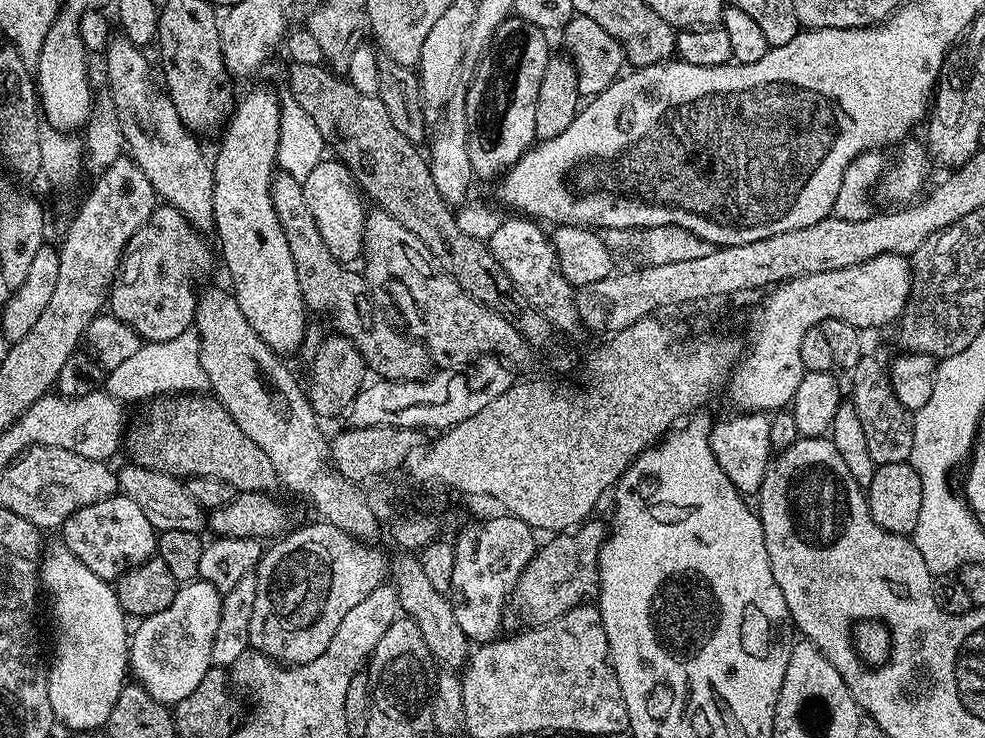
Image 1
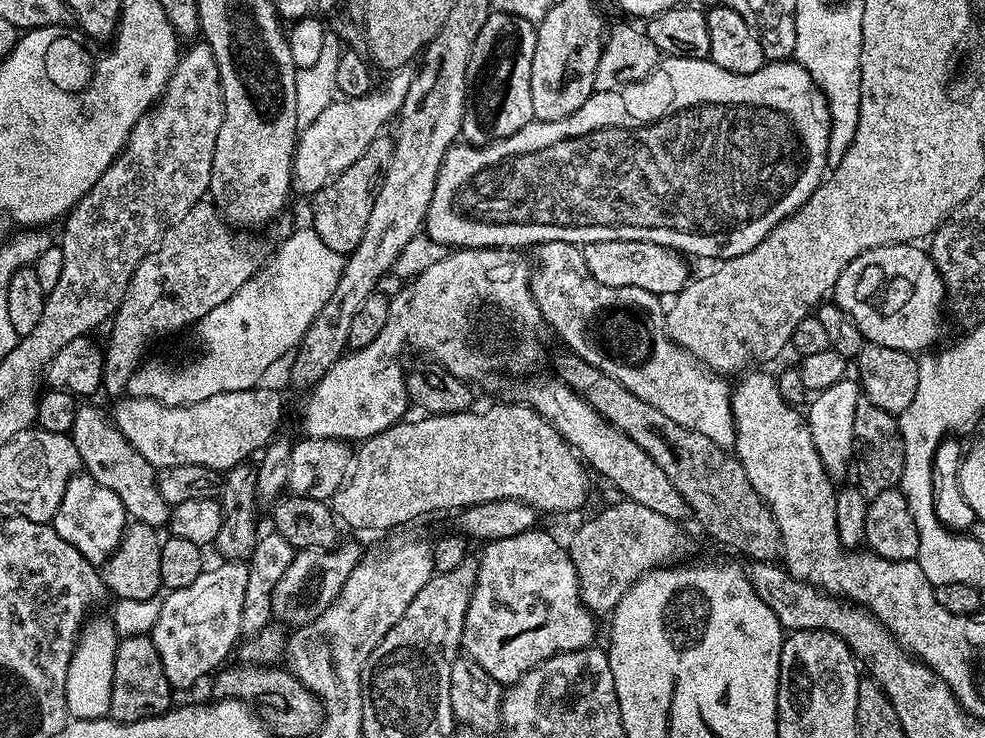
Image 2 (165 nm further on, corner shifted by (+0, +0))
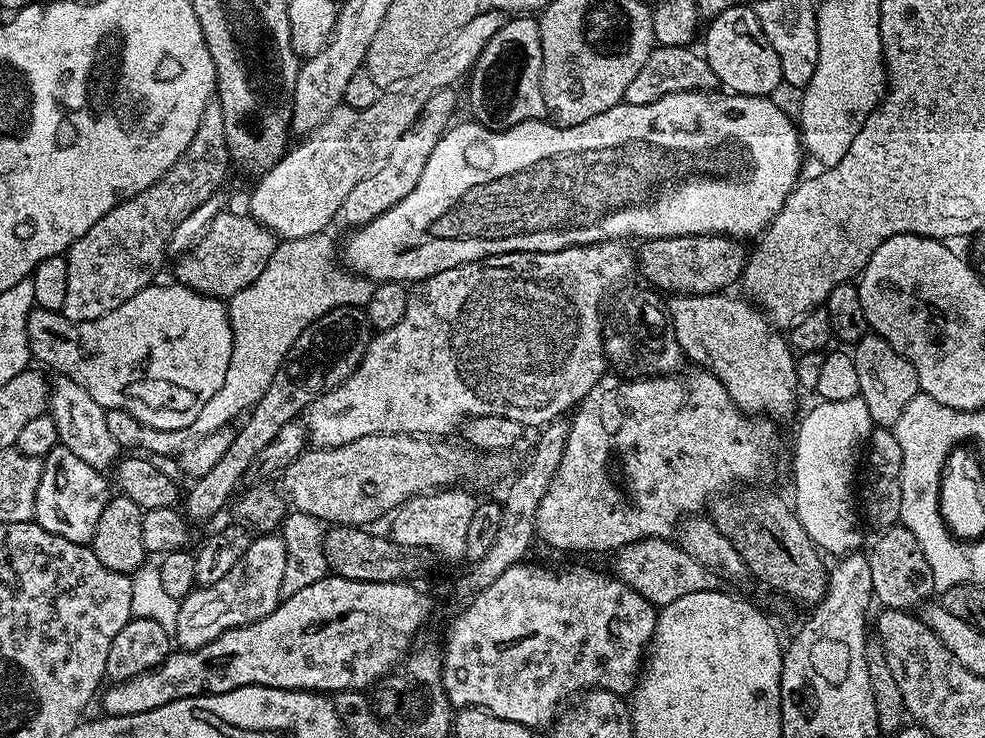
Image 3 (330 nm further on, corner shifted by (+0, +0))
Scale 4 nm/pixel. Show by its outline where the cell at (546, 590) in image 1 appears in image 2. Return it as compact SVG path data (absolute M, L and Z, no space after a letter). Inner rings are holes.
M633 500L617 501L590 517L566 544L567 555L572 555L571 571L578 578L580 601L597 618L607 617L645 572L679 561L676 559L688 548L683 534L676 529L677 521Z

